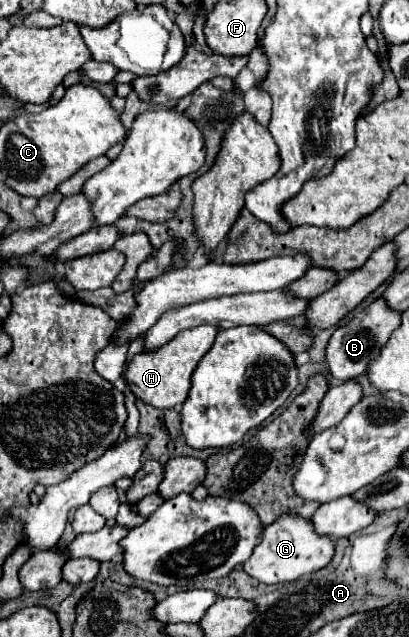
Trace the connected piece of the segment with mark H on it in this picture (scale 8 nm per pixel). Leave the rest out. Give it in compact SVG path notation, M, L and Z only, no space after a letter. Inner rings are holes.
M199 325L177 333L177 337L169 341L165 347L161 347L157 353L137 353L125 371L125 379L133 395L157 409L179 409L189 395L191 375L197 369L203 355L213 347L215 335L217 329L213 329L213 325Z

